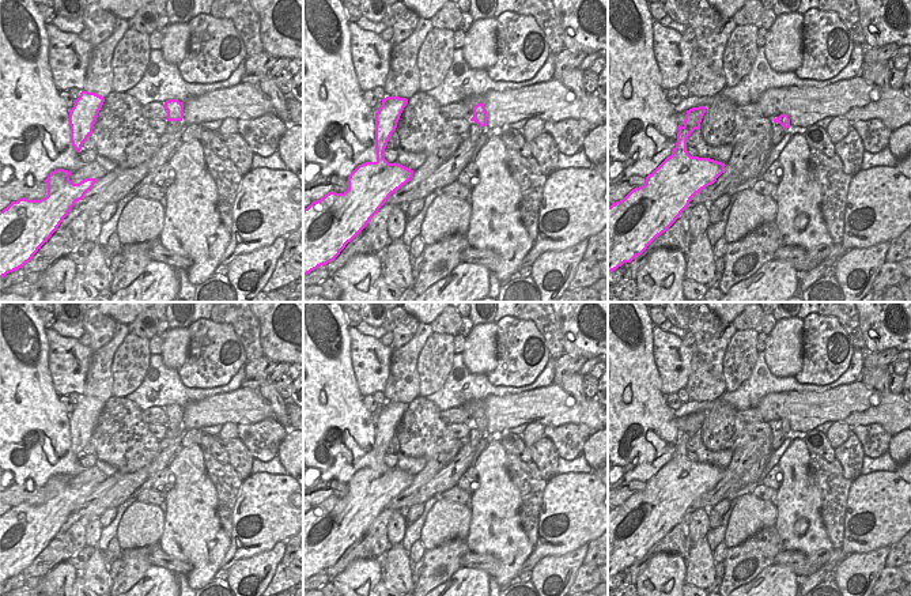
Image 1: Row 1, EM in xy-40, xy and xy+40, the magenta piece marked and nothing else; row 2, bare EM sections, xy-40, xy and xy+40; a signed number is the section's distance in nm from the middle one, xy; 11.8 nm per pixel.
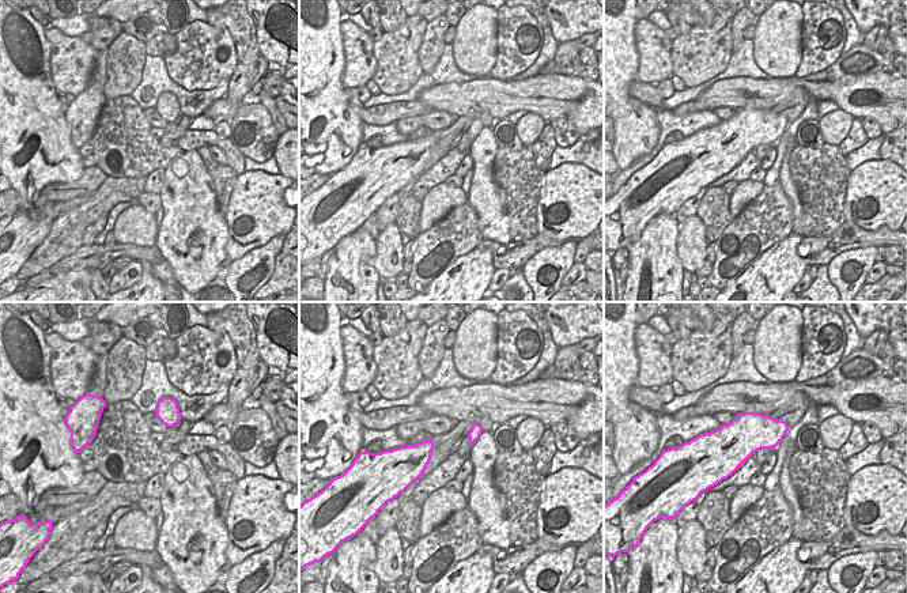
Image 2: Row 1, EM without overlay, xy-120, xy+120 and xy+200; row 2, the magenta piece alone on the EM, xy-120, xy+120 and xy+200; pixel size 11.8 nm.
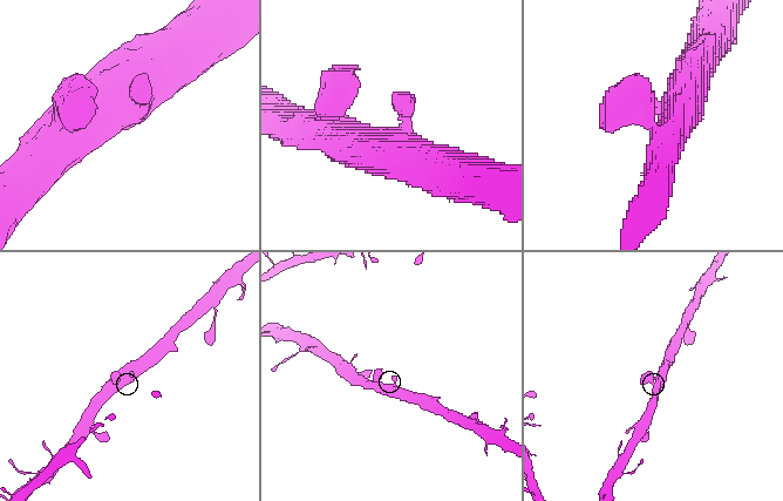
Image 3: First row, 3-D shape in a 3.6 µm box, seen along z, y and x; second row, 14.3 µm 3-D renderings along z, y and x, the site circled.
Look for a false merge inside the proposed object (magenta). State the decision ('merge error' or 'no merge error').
no merge error

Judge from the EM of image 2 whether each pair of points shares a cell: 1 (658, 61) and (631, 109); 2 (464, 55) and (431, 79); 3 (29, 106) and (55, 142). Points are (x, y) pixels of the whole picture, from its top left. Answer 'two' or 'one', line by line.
1: two
2: two
3: one

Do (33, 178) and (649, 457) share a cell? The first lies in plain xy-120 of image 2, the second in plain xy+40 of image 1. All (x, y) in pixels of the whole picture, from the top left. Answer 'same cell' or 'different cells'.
same cell

